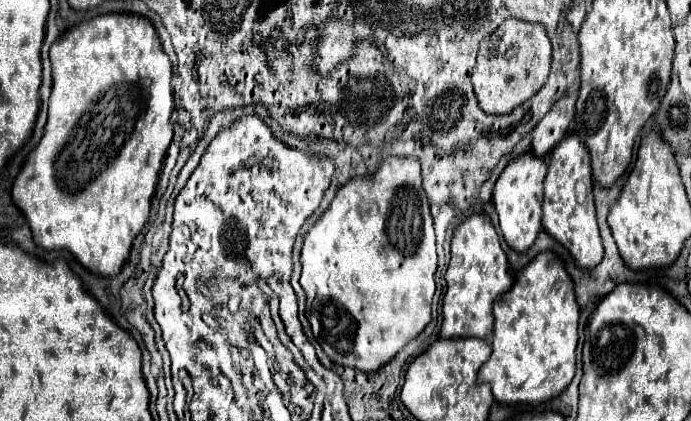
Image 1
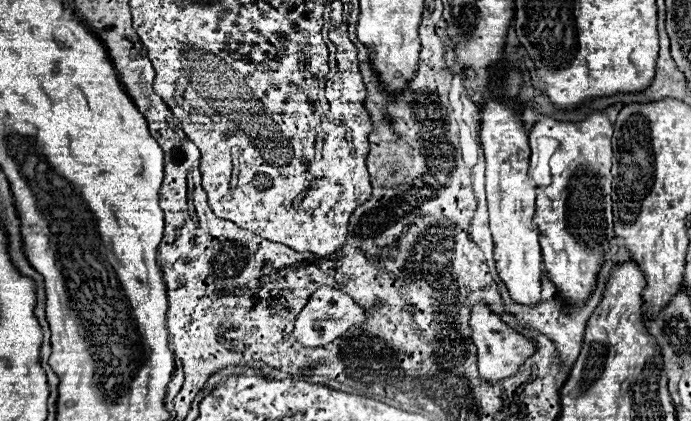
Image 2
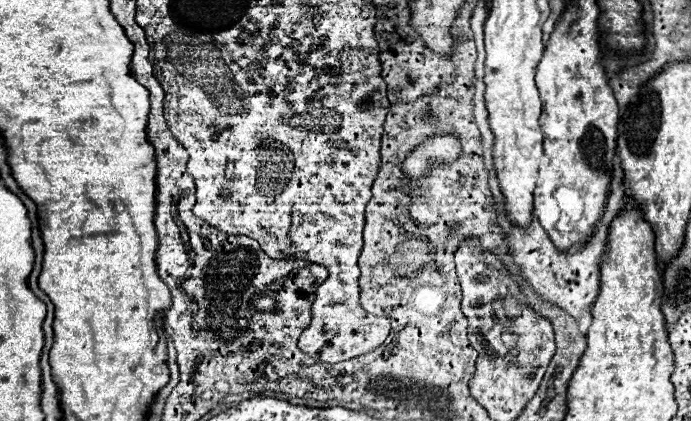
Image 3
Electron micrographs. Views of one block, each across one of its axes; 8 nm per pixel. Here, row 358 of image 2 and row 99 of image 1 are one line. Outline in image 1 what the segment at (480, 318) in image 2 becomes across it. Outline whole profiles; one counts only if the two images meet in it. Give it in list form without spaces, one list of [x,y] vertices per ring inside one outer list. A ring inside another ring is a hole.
[[[508,18],[496,32],[480,42],[478,58],[472,68],[472,84],[478,106],[488,114],[508,114],[524,100],[534,96],[550,74],[552,46],[542,24]]]

